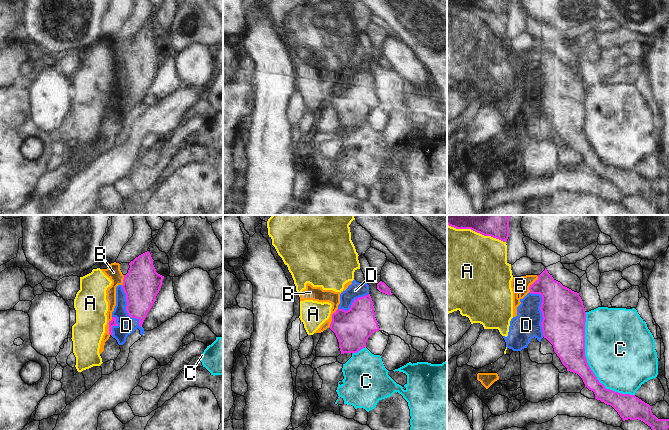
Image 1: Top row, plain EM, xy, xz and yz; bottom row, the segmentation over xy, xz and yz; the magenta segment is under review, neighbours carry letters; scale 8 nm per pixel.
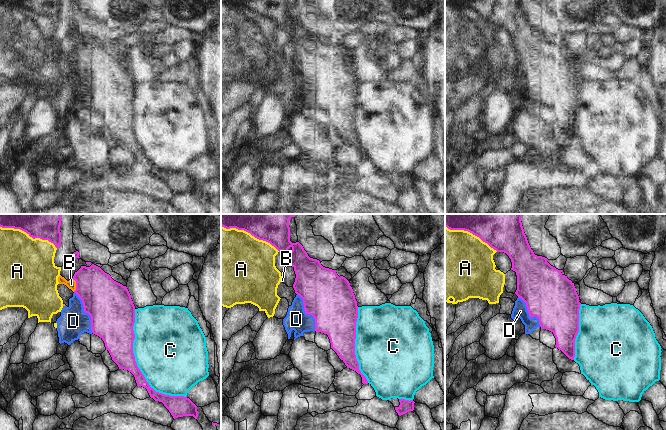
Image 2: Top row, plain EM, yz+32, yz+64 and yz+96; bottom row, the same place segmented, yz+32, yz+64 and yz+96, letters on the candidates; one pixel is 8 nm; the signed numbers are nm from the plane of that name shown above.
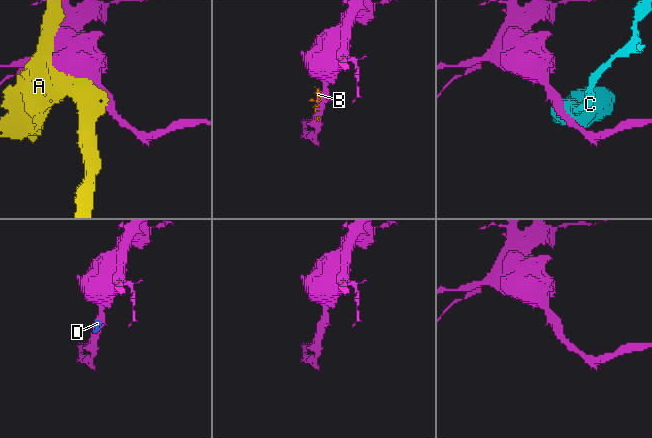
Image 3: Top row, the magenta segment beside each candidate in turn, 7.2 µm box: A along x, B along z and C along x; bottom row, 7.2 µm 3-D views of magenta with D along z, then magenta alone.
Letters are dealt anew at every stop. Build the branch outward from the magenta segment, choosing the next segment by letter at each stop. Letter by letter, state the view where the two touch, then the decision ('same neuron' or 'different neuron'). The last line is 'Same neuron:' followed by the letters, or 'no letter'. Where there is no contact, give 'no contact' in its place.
A: yz | different neuron
B: xz | different neuron
C: yz | different neuron
D: yz | different neuron
Same neuron: no letter

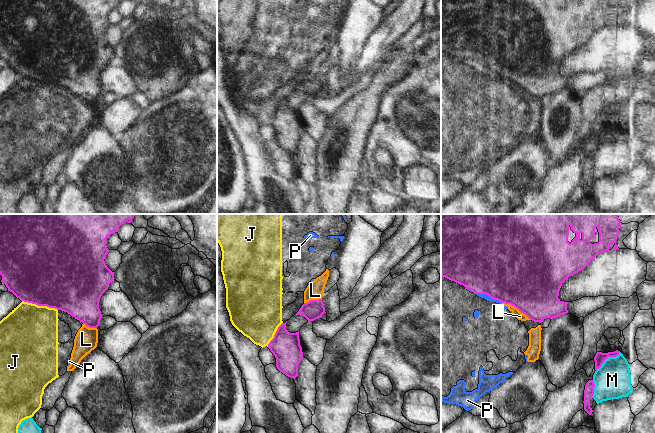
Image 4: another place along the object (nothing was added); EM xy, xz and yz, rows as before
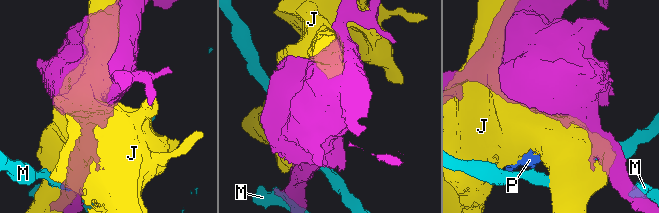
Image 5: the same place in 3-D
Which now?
J: xy | different neuron
L: yz | same neuron
M: yz | different neuron
P: yz | different neuron
Same neuron: L

